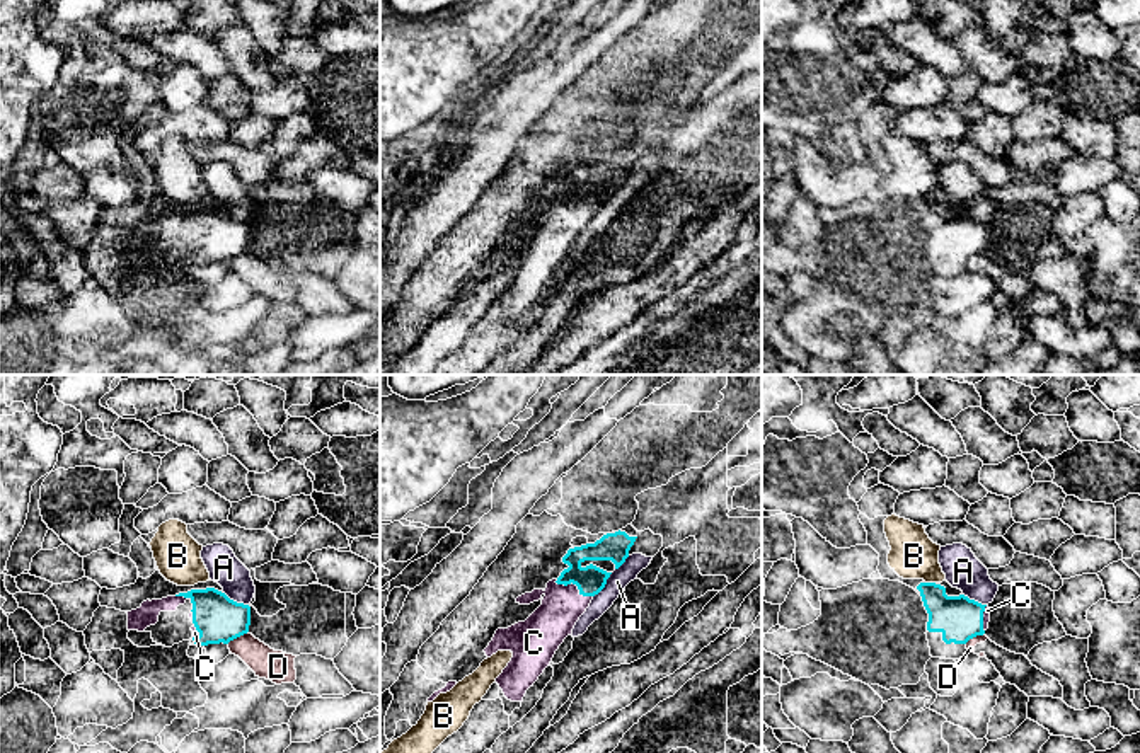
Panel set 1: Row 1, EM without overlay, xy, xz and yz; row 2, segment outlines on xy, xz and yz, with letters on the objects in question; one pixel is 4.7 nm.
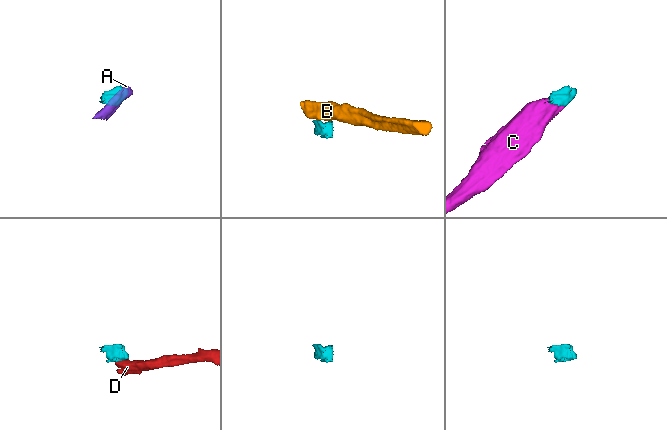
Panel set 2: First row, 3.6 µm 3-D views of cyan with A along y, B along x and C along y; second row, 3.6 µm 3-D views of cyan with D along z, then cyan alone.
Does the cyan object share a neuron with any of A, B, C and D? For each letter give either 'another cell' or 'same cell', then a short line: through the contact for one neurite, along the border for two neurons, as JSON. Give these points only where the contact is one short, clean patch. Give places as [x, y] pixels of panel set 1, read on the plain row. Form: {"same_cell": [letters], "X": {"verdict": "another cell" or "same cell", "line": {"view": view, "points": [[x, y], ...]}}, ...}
{"same_cell": ["C"], "A": {"verdict": "another cell", "line": {"view": "xz", "points": [[612, 191], [593, 215]]}}, "B": {"verdict": "another cell", "line": {"view": "yz", "points": [[926, 200], [934, 201]]}}, "C": {"verdict": "same cell", "line": {"view": "xz", "points": [[590, 198], [575, 201], [573, 210], [547, 246]]}}, "D": {"verdict": "another cell", "line": {"view": "xy", "points": [[247, 249], [227, 261]]}}}

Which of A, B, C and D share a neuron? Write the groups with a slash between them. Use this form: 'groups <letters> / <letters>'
groups A / B / C / D

